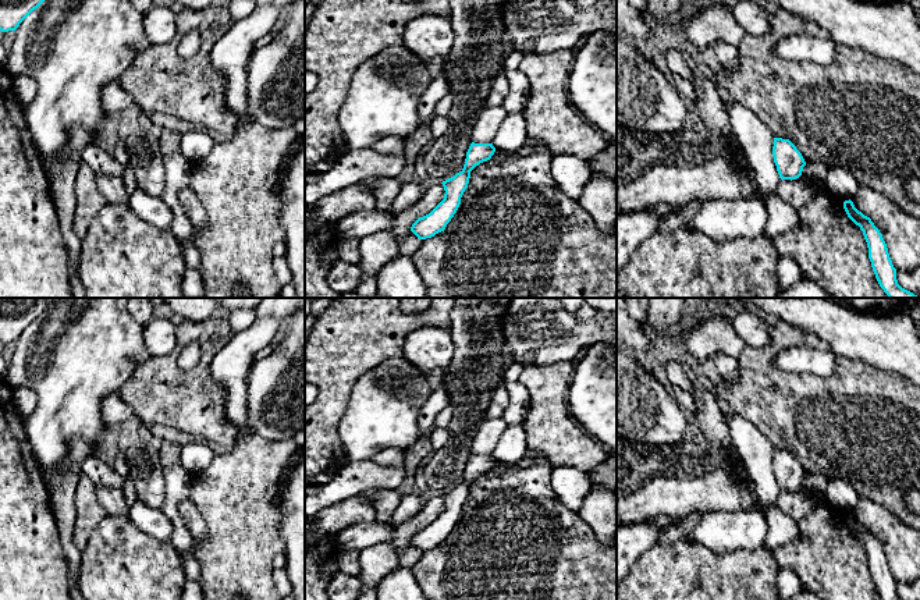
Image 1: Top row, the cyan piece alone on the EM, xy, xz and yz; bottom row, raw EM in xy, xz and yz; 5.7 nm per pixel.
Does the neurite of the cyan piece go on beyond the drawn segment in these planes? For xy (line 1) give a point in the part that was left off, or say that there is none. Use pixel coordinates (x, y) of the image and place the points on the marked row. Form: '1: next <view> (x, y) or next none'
1: next none

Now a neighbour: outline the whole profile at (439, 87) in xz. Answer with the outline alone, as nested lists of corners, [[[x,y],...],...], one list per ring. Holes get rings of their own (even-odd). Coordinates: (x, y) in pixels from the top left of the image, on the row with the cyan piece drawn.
[[[444,71],[434,78],[427,89],[423,92],[423,96],[419,103],[419,124],[420,127],[427,125],[434,118],[436,104],[450,92],[448,81]]]

